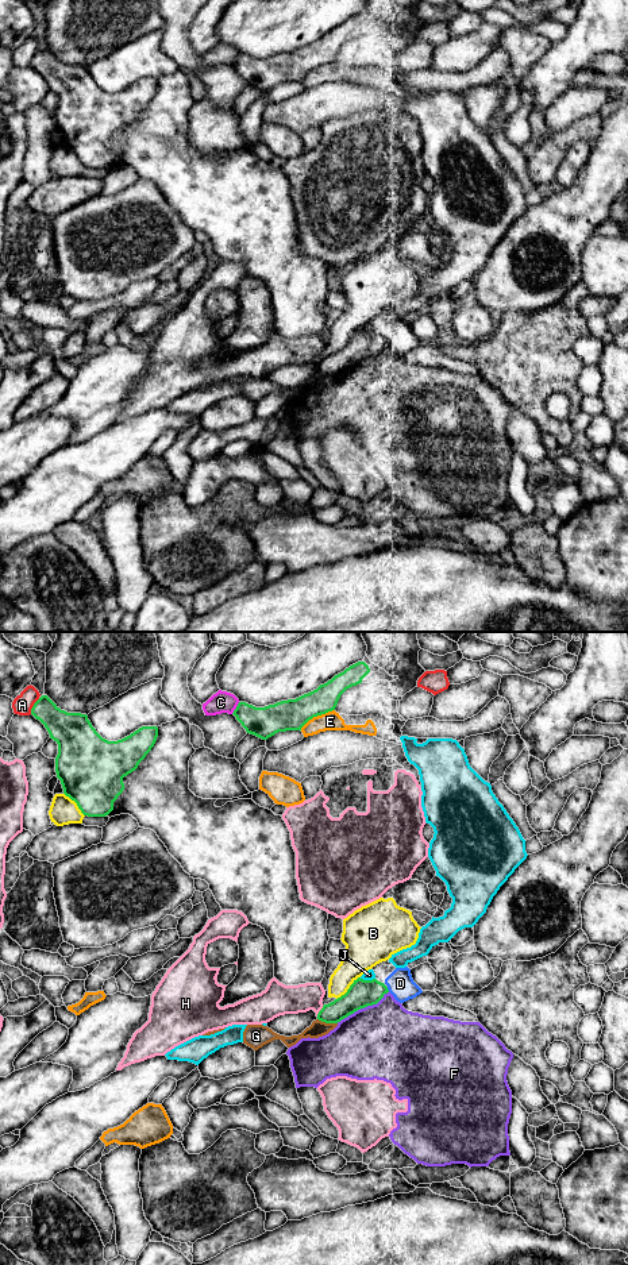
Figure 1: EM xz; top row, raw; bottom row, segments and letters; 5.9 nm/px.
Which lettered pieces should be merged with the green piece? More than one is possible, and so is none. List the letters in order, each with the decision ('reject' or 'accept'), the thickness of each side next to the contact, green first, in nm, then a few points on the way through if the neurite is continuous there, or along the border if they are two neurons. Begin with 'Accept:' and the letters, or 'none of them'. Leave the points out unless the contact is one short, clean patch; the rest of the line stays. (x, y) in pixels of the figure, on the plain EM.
Accept: none of them
A: reject | 200/120 nm
B: reject | 160/220 nm
C: reject | 190/130 nm
D: reject | 160/160 nm
E: reject | 190/110 nm
F: reject | 160/460 nm
G: reject | 160/100 nm | along xz (318, 370), (336, 375)
H: reject | 150/190 nm
J: reject | 160/60 nm | along xz (359, 330), (374, 331)

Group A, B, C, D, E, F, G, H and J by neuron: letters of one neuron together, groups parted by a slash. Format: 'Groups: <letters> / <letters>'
Groups: A / B / C / D / E J / F / G / H

